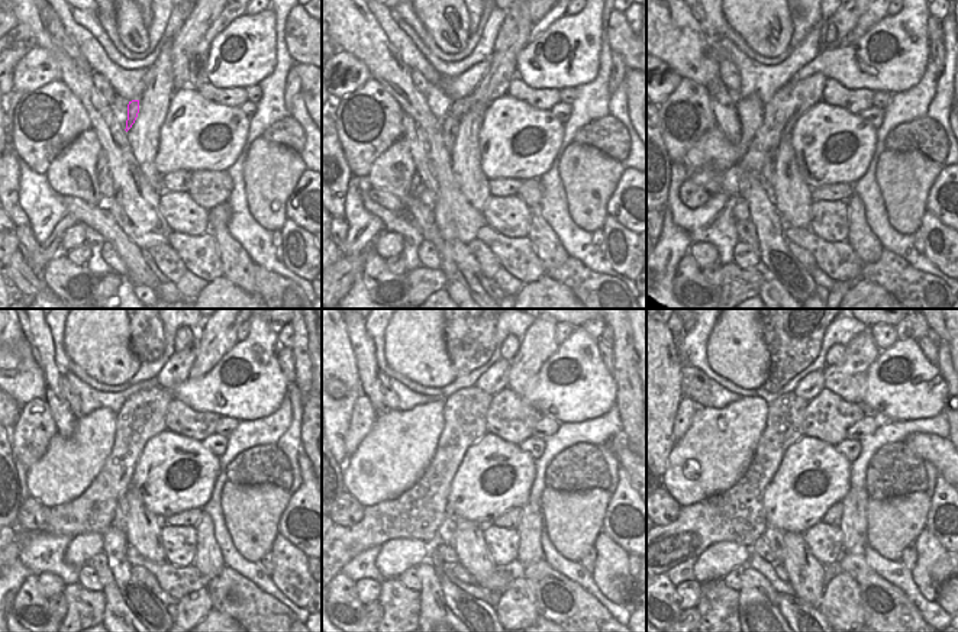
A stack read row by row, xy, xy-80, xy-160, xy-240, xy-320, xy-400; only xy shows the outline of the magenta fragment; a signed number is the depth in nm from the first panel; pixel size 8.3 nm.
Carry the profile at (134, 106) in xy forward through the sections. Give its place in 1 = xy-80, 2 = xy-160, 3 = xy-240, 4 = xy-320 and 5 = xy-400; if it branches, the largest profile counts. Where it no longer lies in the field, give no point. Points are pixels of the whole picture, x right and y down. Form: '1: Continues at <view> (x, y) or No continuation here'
1: Continues at xy-80 (450, 125)
2: Continues at xy-160 (768, 170)
3: Continues at xy-240 (121, 512)
4: Continues at xy-320 (445, 534)
5: Continues at xy-400 (774, 537).

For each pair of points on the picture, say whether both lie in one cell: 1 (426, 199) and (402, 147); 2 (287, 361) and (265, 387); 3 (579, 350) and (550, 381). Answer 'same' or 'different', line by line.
1: different
2: different
3: same

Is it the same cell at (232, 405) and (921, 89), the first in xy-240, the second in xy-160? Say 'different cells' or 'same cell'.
different cells

